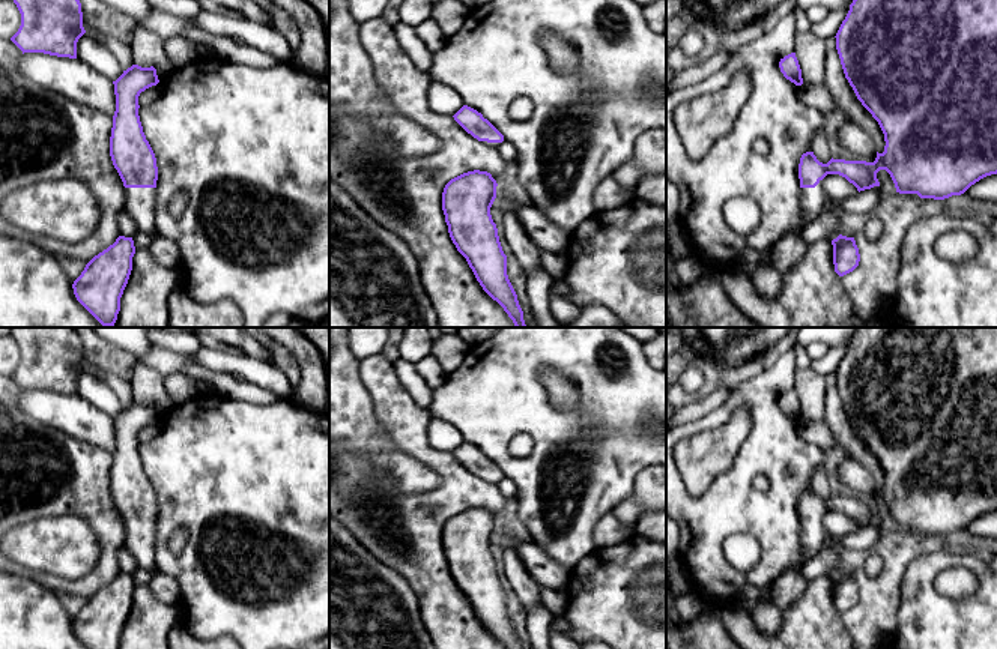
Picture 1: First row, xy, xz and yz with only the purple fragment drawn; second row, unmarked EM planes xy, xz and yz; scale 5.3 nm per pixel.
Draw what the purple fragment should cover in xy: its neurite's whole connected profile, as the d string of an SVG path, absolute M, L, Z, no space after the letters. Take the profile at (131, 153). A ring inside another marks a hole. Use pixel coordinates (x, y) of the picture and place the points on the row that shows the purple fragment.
M132 65L113 81L116 111L110 137L110 156L125 186L123 210L143 233L156 233L155 153L146 140L138 116L138 96L159 83L156 69Z

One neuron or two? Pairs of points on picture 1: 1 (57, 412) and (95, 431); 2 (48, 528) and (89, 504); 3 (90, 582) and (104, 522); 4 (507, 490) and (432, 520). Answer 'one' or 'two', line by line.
1: one
2: two
3: one
4: two

